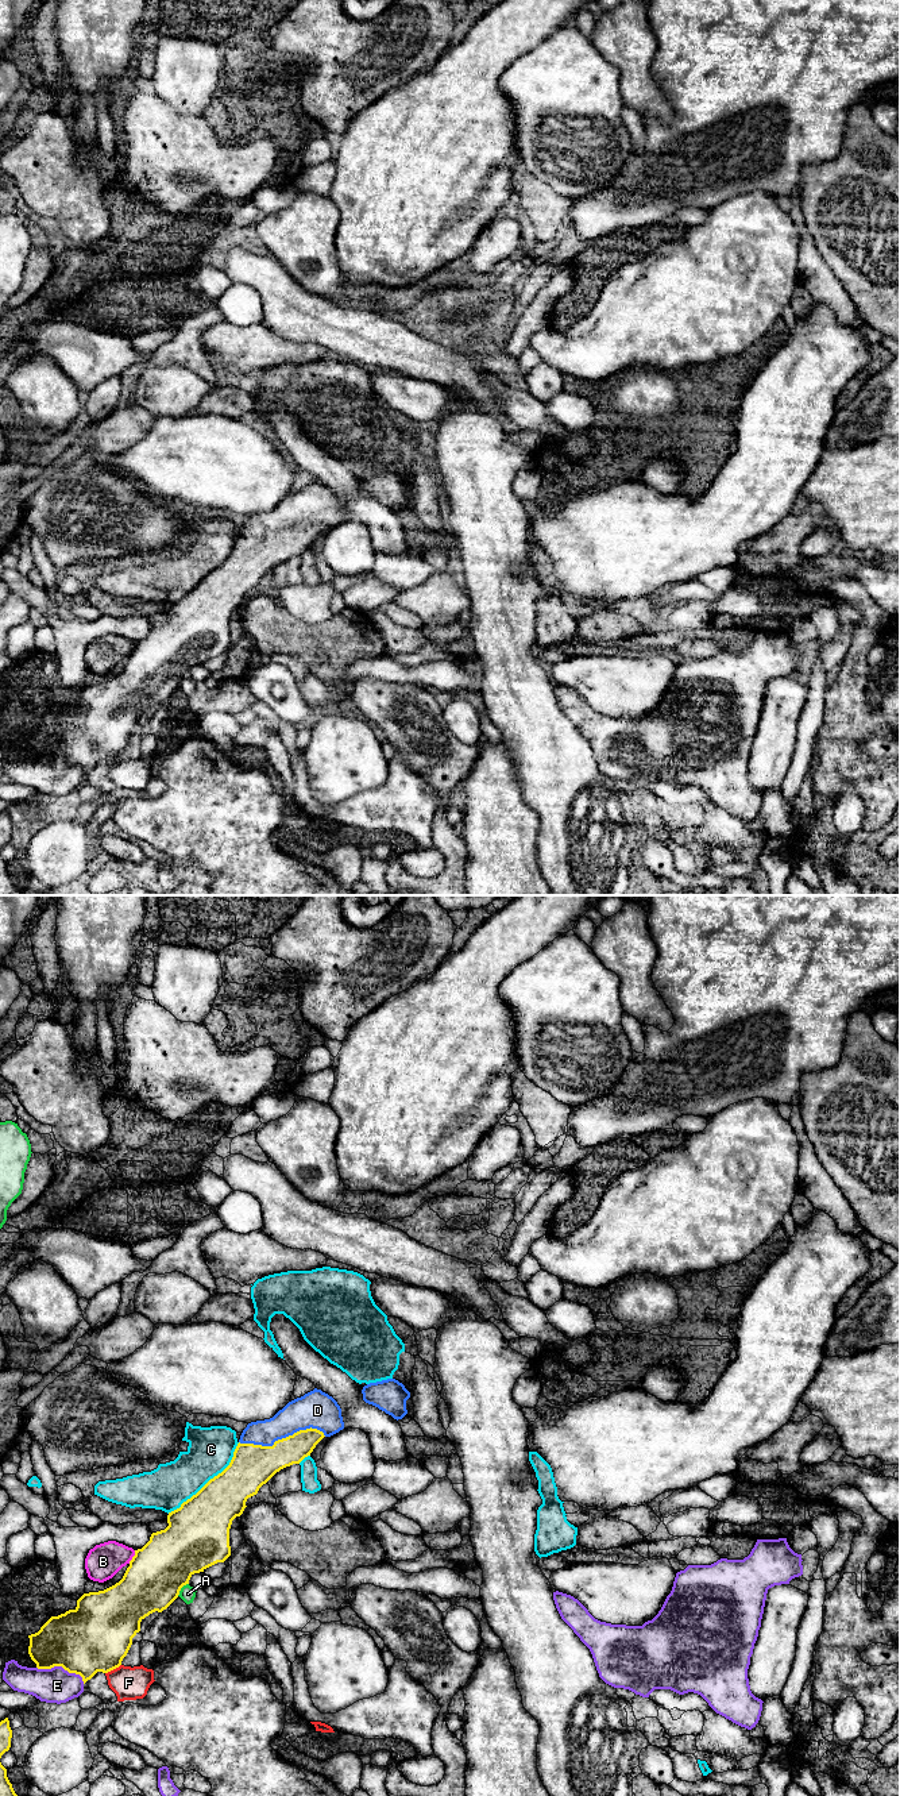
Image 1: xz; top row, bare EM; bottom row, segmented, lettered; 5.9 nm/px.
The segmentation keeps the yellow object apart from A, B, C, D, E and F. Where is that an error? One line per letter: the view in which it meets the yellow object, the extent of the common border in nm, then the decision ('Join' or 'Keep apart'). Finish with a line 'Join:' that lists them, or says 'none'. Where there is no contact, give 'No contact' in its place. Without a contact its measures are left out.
A: Touches yellow in xz. Shared border 100 nm. Keep apart
B: Touches yellow in xz. Shared border 90 nm. Keep apart
C: Touches yellow in xz. Shared border 600 nm. Keep apart
D: Touches yellow in xz. Shared border 500 nm. Join
E: Touches yellow in xz. Shared border 300 nm. Keep apart
F: Touches yellow in xz. Shared border 110 nm. Keep apart
Join: D

